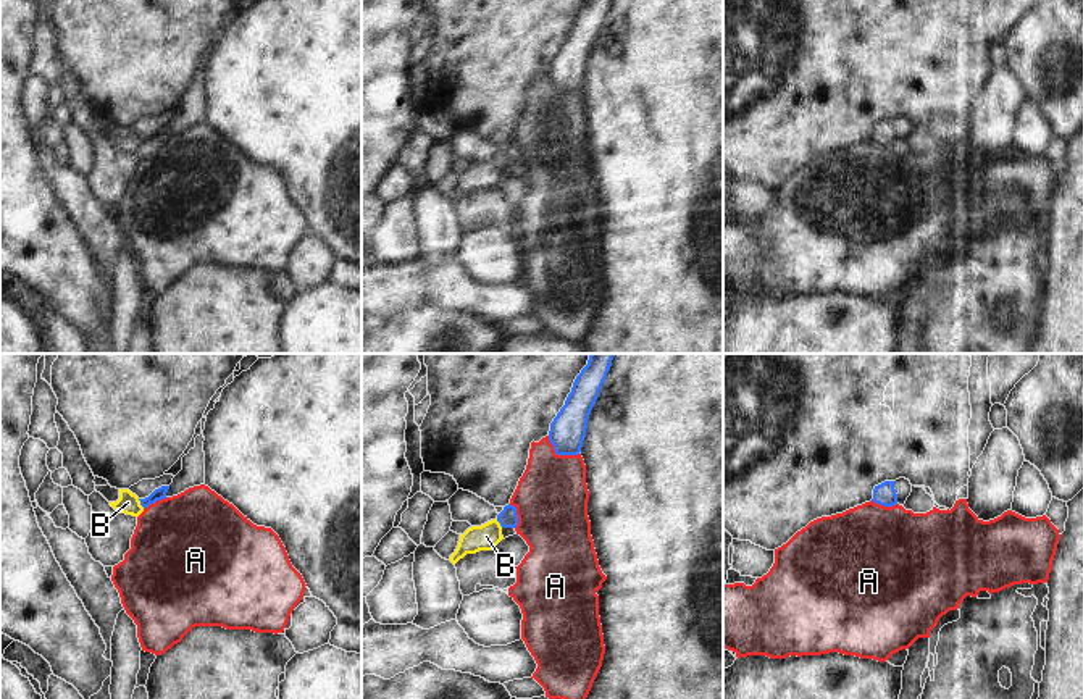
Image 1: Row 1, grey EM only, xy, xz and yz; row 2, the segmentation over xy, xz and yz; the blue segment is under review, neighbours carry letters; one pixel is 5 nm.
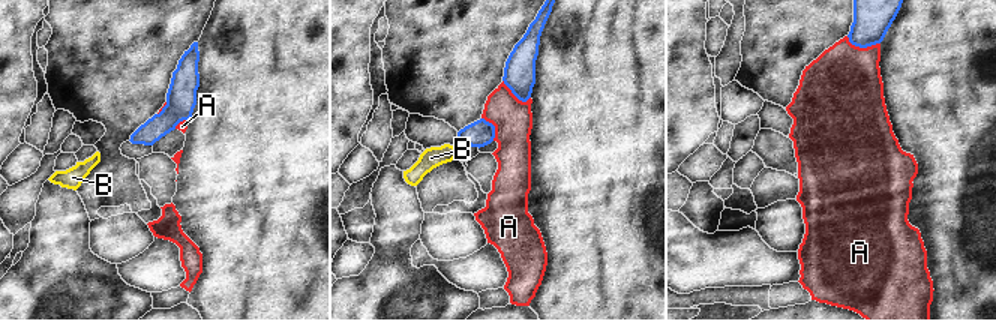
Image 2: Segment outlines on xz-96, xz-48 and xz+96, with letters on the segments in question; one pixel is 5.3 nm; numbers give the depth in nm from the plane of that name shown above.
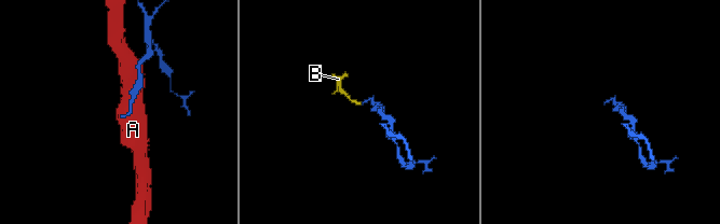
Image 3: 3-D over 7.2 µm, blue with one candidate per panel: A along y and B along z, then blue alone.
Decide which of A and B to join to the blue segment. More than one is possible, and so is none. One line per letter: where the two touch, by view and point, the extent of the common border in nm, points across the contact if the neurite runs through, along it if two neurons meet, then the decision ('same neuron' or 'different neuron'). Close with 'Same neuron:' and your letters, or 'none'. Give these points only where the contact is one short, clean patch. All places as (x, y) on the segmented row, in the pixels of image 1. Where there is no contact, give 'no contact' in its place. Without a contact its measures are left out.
A: contact xz (559, 454); length 180 nm; different neuron
B: contact xy (141, 504); length 60 nm; way xy (160, 493), (141, 504), (128, 502); same neuron
Same neuron: B

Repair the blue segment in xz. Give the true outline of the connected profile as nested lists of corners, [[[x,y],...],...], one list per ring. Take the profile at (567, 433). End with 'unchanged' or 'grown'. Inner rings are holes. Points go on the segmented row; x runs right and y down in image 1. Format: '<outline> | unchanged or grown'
[[[591,354],[576,376],[565,405],[550,423],[549,441],[557,455],[578,455],[586,437],[587,420],[607,378],[615,354]]] | unchanged

